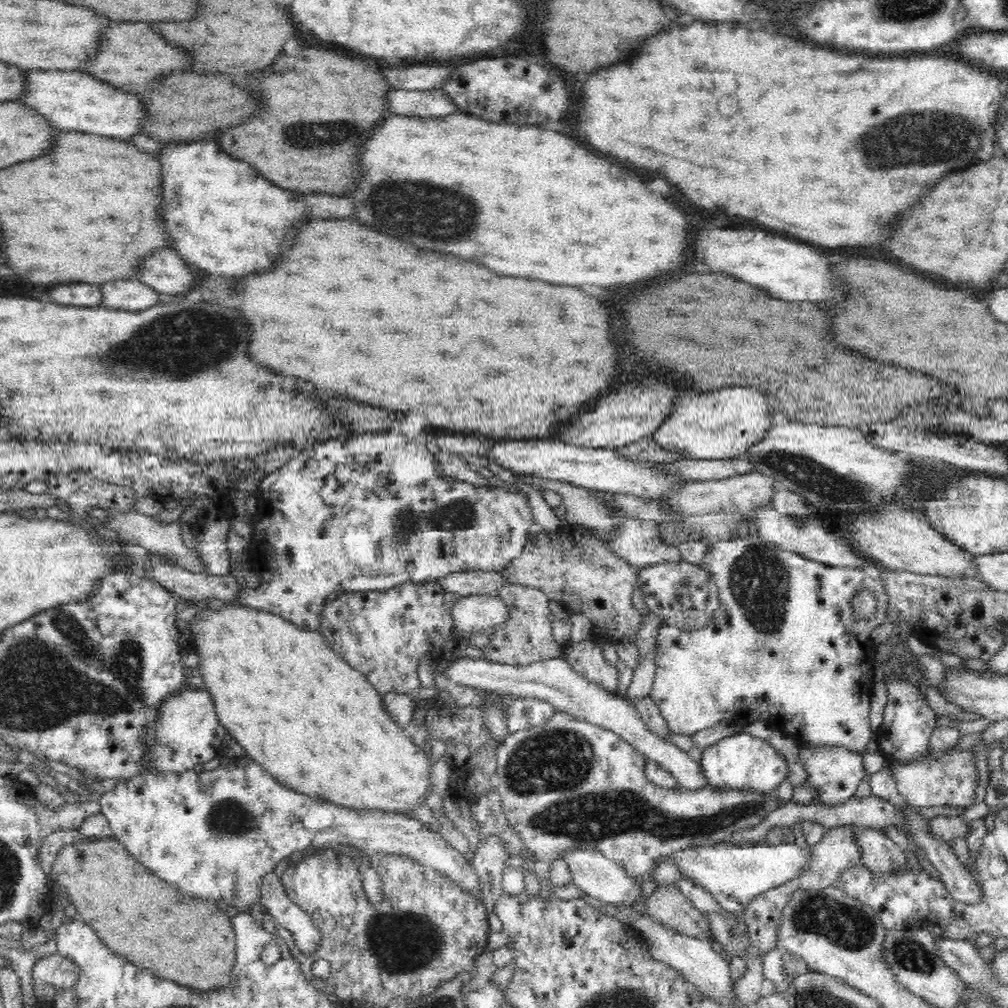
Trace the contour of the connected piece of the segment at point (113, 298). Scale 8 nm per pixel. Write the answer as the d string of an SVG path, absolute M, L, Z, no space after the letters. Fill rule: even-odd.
M140 279L110 281L100 287L104 292L101 307L139 311L160 304L159 293Z

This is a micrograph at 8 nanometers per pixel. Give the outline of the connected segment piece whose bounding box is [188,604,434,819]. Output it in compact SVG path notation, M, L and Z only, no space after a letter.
M204 604L201 605L204 609L202 618L196 624L188 626L190 636L193 636L193 646L196 646L196 654L199 656L200 675L204 679L204 688L214 695L216 711L221 724L244 749L246 755L258 761L264 770L287 789L311 797L321 797L326 801L352 810L391 812L412 819L414 810L428 804L428 796L432 794L432 768L434 768L432 754L428 752L428 748L422 750L422 746L418 746L412 740L412 732L409 729L397 724L384 705L383 695L368 681L368 677L362 671L352 667L344 657L338 656L337 652L332 650L320 631L298 628L294 623L286 621L281 616L248 606L226 605L221 610L213 610Z

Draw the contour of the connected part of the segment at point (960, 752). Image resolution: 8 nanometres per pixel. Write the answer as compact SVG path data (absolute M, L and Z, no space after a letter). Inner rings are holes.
M952 748L940 756L932 750L924 756L907 761L893 761L890 769L897 783L897 790L904 796L908 804L914 807L956 806L966 808L976 804L978 800L978 786L980 786L980 772L974 762L974 750Z

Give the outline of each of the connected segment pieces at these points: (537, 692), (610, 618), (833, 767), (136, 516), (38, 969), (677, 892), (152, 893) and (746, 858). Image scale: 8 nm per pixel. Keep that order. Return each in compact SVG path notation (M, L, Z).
M462 657L454 659L451 666L441 672L451 684L462 684L477 689L497 692L517 698L534 698L549 702L556 711L570 714L576 719L616 731L619 736L638 748L648 760L657 762L670 772L684 790L698 791L711 787L711 781L704 775L702 765L690 758L686 752L678 749L663 738L647 729L634 705L622 697L616 696L600 684L592 682L572 669L565 657L556 657L527 665L503 665L486 659Z
M566 524L557 532L537 532L535 537L529 538L522 554L516 557L502 571L508 582L537 588L548 595L548 599L563 603L571 612L580 612L596 626L594 634L605 634L604 641L615 644L627 635L628 638L637 636L642 628L646 611L642 611L632 602L632 595L636 592L636 582L641 567L628 563L624 557L616 555L616 551L603 543L592 529L582 525Z
M797 744L800 748L800 761L806 765L810 779L808 785L817 788L818 795L816 796L815 803L824 803L826 805L839 805L847 800L850 800L858 786L869 780L871 774L867 772L864 767L864 756L862 753L851 752L843 747L817 747L812 749Z
M92 508L87 514L89 514L93 520L99 520L99 522L103 522L104 526L108 526L108 528L114 530L126 543L142 546L150 553L156 553L172 565L178 563L180 567L187 571L198 574L208 573L205 572L197 549L190 549L182 543L182 537L180 535L181 523L178 520L172 520L171 523L160 522L153 517L140 514L140 512L136 510L134 512L114 513L104 508Z
M56 951L38 959L32 968L32 984L51 984L55 988L73 988L80 978L80 965Z
M676 883L660 885L648 898L648 906L645 909L645 914L650 915L654 919L658 919L672 929L688 936L698 939L708 939L710 927L705 919L702 918L703 912L694 908L690 900L682 894L680 886Z
M113 838L96 841L88 841L83 839L77 841L76 844L67 845L61 848L58 852L54 864L52 866L50 875L52 880L56 884L62 882L68 886L68 892L70 892L70 898L76 902L78 906L78 912L82 914L80 920L92 925L96 929L96 933L100 935L100 938L116 952L116 954L122 955L128 962L135 964L139 968L148 968L154 976L173 980L180 983L182 986L190 987L194 990L200 991L216 991L220 988L232 988L236 983L236 933L231 918L226 915L226 911L221 909L217 905L217 901L211 898L194 898L192 896L183 895L179 888L174 888L170 882L158 878L154 871L150 872L148 867L138 863L129 853L124 845L114 840Z
M722 842L708 847L690 848L672 855L672 858L680 865L682 878L710 892L721 908L732 913L744 913L756 895L802 876L811 858L811 848L787 842L779 846L730 846Z

